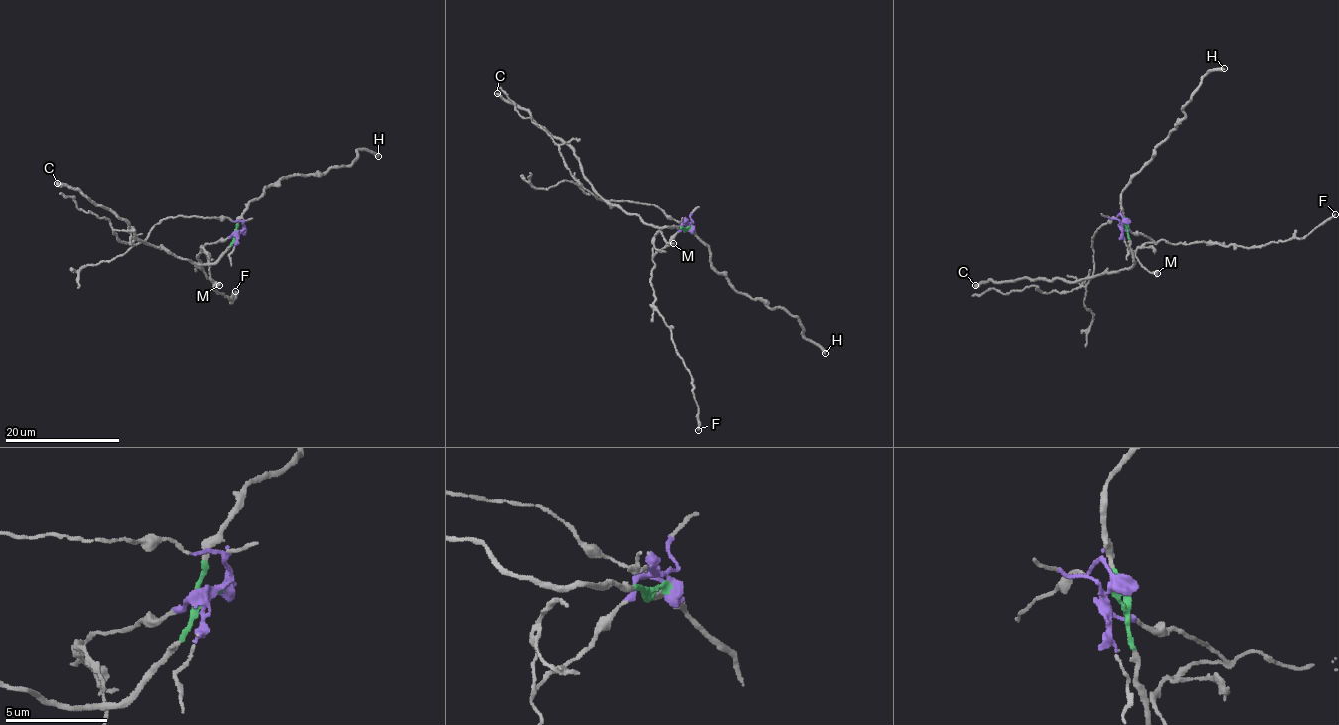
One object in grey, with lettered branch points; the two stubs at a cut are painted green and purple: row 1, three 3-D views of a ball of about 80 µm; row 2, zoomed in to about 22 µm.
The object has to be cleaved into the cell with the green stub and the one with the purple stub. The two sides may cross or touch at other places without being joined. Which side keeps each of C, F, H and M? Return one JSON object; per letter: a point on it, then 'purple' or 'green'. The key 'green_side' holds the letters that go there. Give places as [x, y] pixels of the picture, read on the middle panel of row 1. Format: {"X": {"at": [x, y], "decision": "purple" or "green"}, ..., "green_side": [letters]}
{"C": {"at": [497, 93], "decision": "green"}, "F": {"at": [698, 430], "decision": "purple"}, "H": {"at": [825, 353], "decision": "green"}, "M": {"at": [673, 243], "decision": "purple"}, "green_side": ["C", "H"]}

